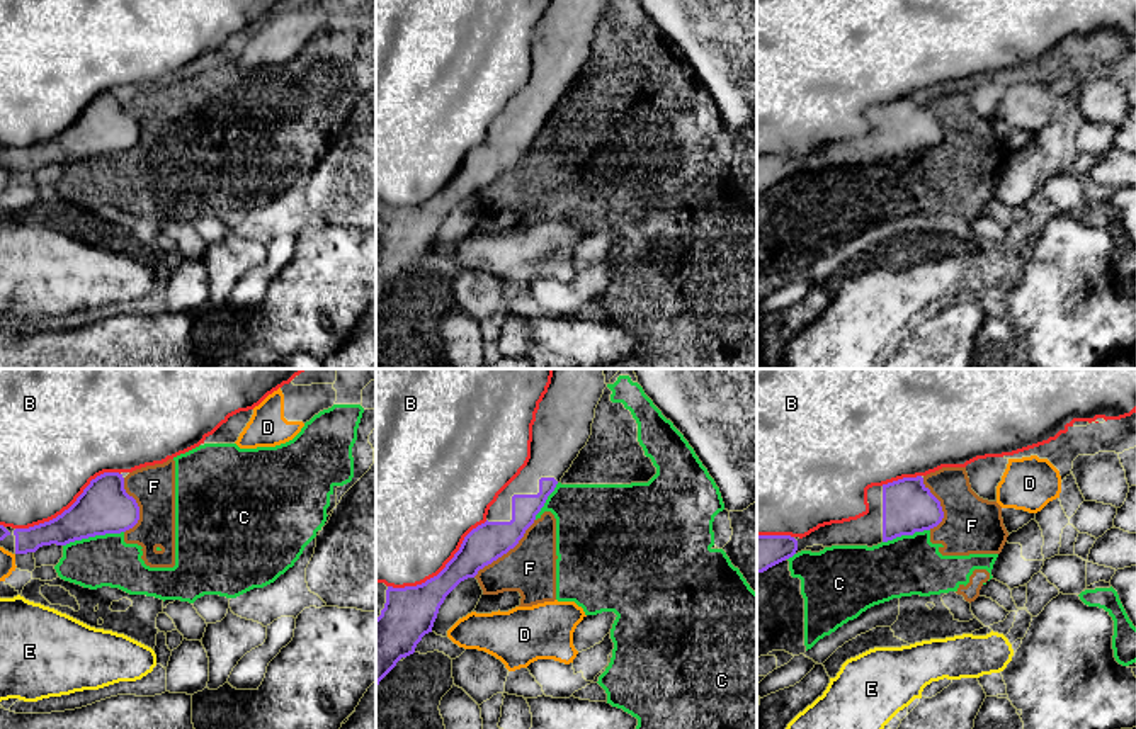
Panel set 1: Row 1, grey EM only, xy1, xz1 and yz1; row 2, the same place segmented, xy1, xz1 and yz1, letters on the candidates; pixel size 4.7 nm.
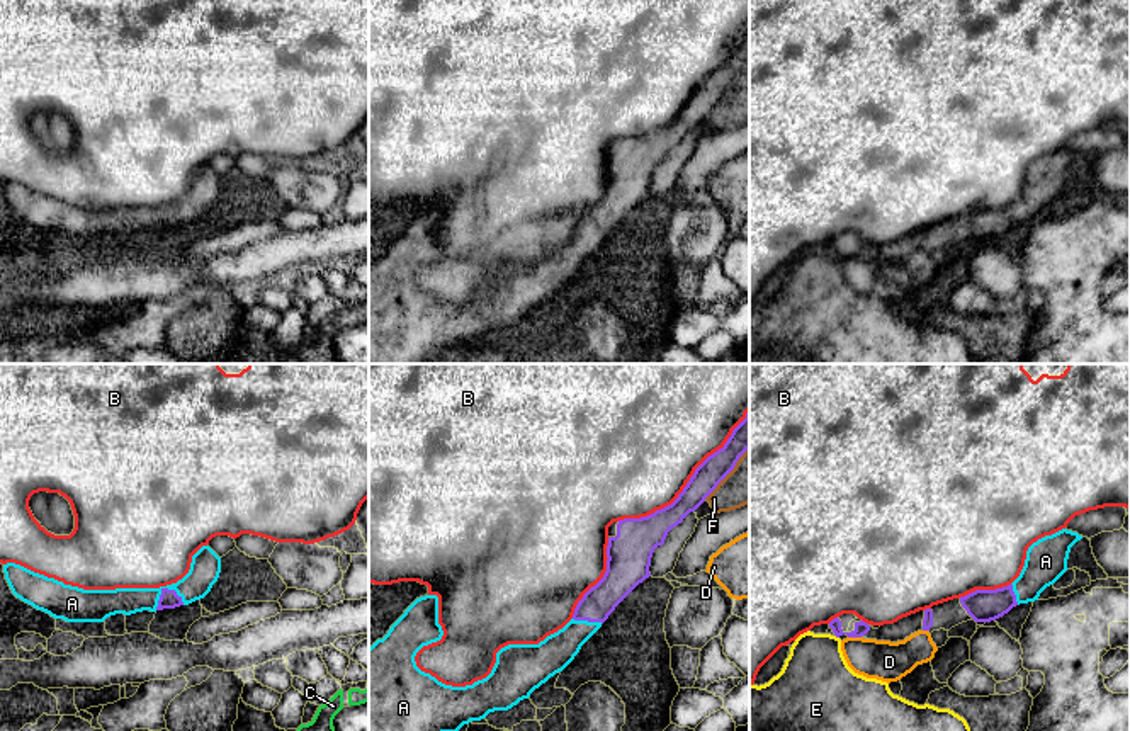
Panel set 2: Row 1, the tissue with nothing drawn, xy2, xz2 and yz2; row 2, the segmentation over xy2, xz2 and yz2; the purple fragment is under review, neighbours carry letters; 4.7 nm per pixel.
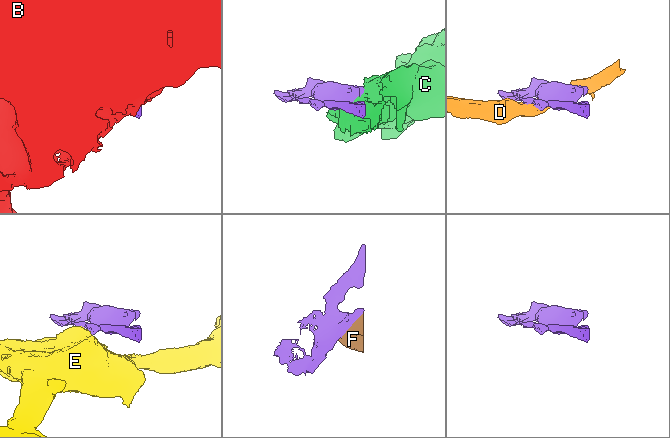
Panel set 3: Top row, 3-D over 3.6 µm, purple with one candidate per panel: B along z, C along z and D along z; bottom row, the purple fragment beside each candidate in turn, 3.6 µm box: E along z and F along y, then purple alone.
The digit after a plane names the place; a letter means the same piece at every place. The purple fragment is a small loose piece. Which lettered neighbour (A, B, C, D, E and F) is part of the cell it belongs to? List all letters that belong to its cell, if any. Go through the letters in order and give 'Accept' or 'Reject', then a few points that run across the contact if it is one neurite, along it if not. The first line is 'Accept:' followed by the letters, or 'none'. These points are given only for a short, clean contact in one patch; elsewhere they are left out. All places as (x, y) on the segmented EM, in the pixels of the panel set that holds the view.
Accept: A
A: Accept
B: Reject
C: Reject
D: Reject
E: Reject. Line: yz2 (835, 634), (838, 638)
F: Reject

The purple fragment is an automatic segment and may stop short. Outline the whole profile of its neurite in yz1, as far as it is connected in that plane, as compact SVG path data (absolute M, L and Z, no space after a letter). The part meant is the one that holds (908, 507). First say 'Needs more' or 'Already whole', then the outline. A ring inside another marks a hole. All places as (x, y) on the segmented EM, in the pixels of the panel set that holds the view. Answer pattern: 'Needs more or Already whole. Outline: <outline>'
Needs more. Outline: M903 478L867 489L869 513L850 522L820 527L799 539L757 535L757 574L813 545L878 545L937 527L944 511L923 478Z

